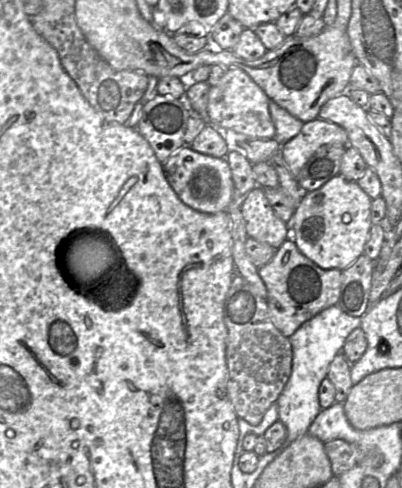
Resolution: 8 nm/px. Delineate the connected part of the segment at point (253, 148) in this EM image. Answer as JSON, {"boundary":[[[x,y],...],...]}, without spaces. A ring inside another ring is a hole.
{"boundary":[[[218,126],[213,127],[226,140],[229,152],[232,150],[241,151],[252,164],[269,162],[269,159],[274,154],[280,152],[281,144],[279,144],[274,138],[251,138],[230,129],[224,129]]]}

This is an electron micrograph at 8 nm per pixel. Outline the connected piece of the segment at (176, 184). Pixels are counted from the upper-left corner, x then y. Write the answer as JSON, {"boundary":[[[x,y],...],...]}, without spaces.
{"boundary":[[[184,145],[162,164],[166,178],[180,200],[199,212],[214,214],[227,211],[236,198],[232,172],[226,158],[217,158]]]}

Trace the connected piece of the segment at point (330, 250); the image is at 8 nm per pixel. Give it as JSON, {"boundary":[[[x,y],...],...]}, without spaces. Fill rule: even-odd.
{"boundary":[[[337,174],[322,187],[304,195],[289,222],[287,239],[295,242],[299,251],[322,269],[344,270],[364,253],[364,246],[372,226],[372,199],[362,190],[358,183]]]}

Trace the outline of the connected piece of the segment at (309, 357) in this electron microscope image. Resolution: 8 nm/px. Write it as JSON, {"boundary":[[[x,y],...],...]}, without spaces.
{"boundary":[[[333,305],[303,323],[298,330],[289,337],[292,346],[292,369],[290,377],[279,395],[278,406],[279,420],[287,430],[284,443],[275,451],[259,458],[258,469],[265,469],[278,457],[294,440],[308,432],[316,416],[321,411],[318,390],[321,382],[327,377],[329,365],[334,357],[342,352],[348,335],[360,327],[361,317],[346,314],[338,305]]]}

